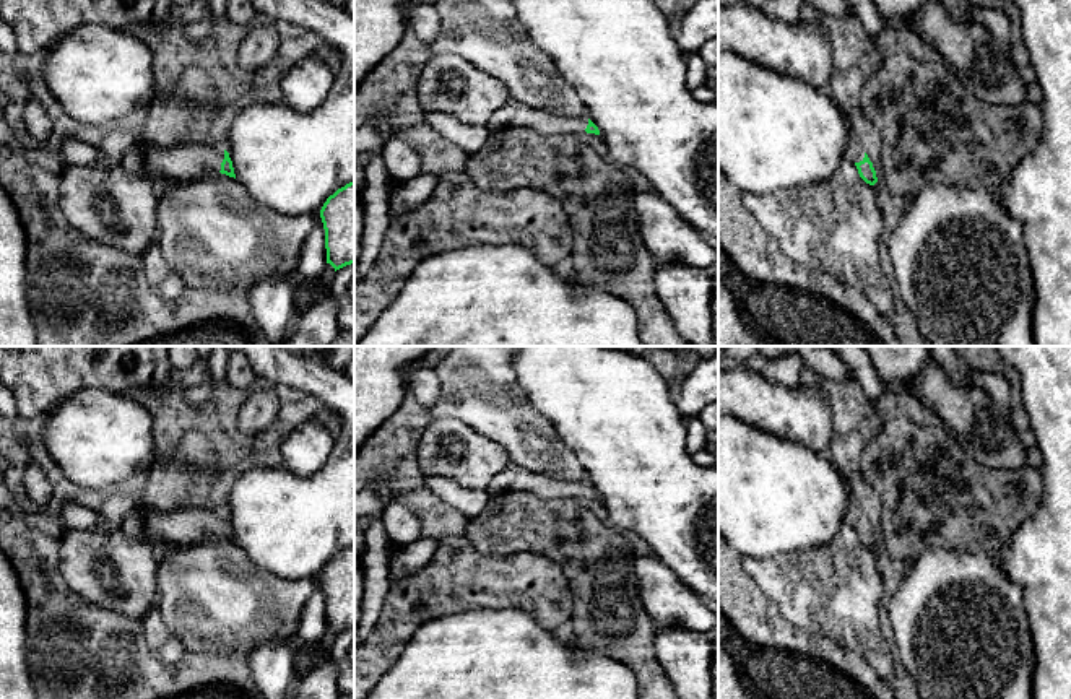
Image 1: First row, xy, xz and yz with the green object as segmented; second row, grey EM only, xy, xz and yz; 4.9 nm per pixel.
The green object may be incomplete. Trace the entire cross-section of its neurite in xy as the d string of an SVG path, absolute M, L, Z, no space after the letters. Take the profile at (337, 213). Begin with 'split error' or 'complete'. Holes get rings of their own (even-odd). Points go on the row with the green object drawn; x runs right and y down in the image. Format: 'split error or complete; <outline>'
complete; M354 182L338 189L320 210L327 263L335 271L354 263Z

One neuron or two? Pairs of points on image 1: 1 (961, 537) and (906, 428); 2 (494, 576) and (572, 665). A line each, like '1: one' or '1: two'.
1: one
2: two

